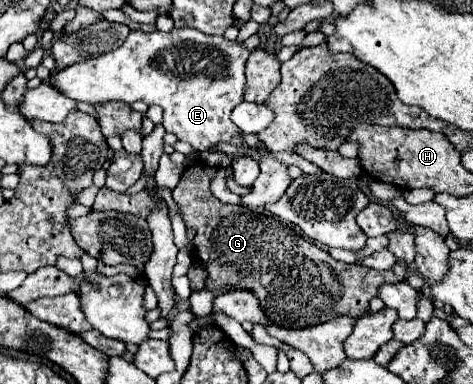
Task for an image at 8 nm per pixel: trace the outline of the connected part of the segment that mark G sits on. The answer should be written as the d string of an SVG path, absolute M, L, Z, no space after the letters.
M194 161L182 173L174 187L174 201L182 209L186 227L196 231L194 257L208 271L208 291L216 289L248 289L252 291L270 323L288 329L314 327L336 317L362 317L370 309L370 301L384 283L400 283L406 279L406 263L396 261L392 269L378 271L362 265L334 261L324 249L308 243L290 227L280 225L274 217L260 215L244 205L226 205L210 191L210 181L218 167Z

